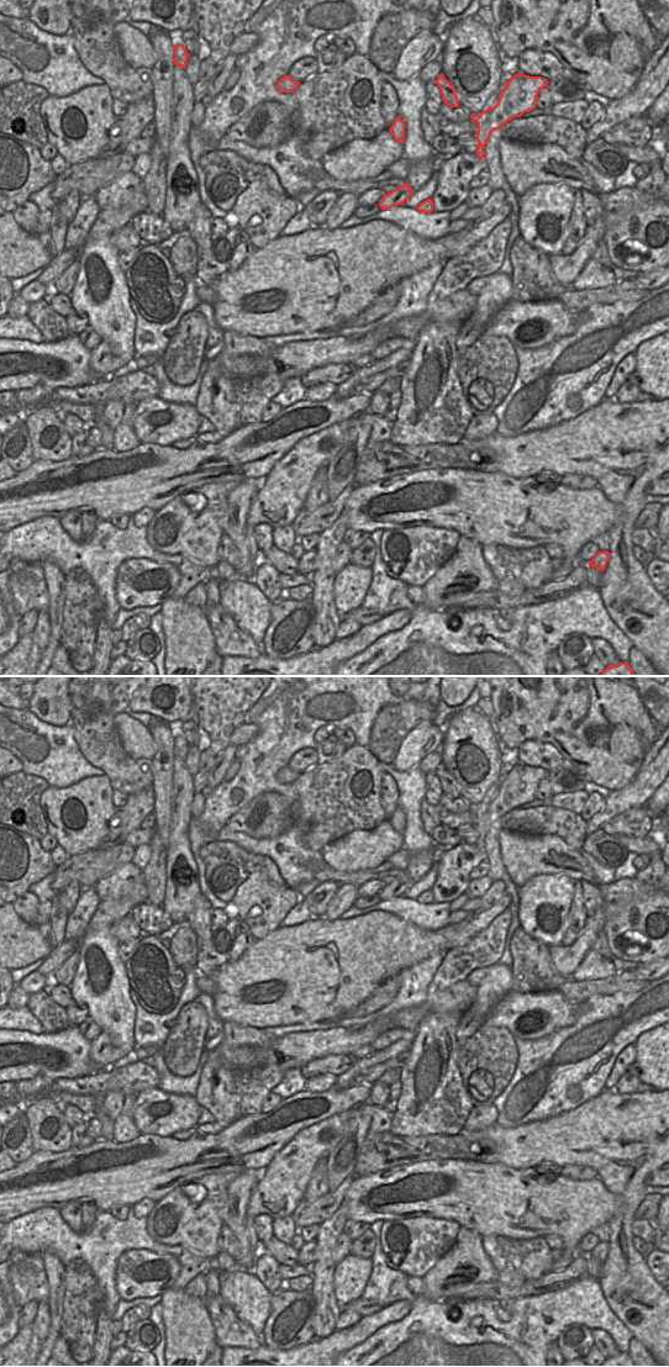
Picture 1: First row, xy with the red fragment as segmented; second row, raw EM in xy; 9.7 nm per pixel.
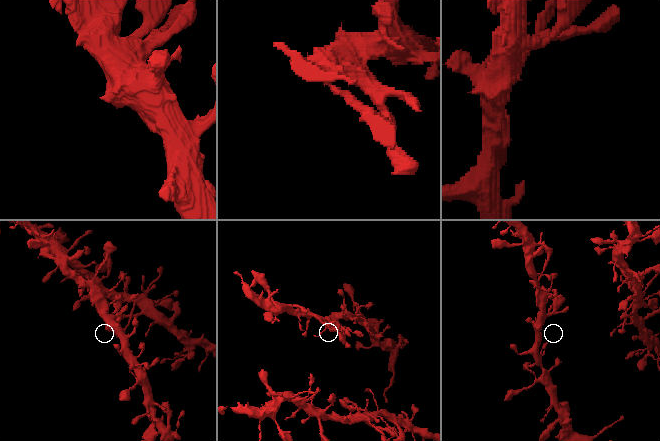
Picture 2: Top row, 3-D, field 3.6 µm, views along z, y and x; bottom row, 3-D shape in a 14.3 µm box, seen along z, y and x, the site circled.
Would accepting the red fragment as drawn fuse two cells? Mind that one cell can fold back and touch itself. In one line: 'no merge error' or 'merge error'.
no merge error

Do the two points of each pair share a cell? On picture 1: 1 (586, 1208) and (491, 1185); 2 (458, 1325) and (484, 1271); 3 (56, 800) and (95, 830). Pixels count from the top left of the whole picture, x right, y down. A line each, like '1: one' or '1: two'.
1: one
2: two
3: one

